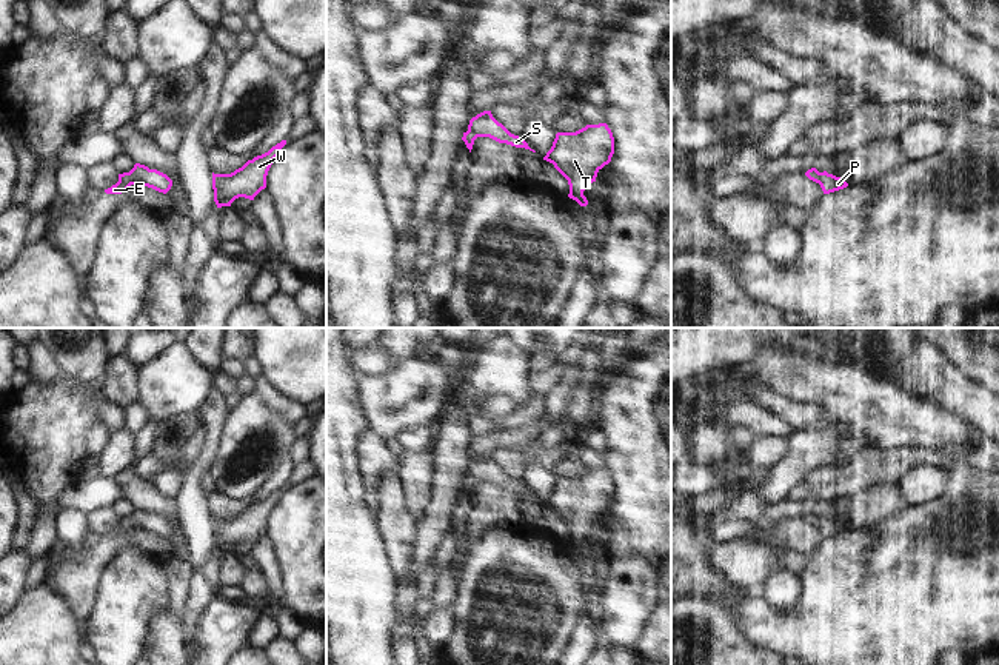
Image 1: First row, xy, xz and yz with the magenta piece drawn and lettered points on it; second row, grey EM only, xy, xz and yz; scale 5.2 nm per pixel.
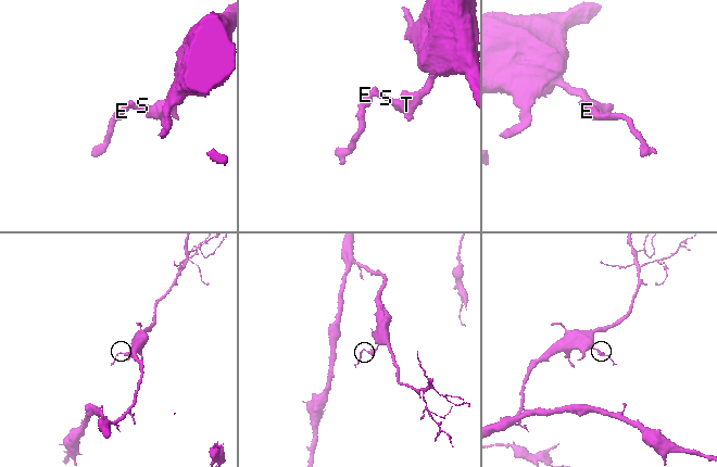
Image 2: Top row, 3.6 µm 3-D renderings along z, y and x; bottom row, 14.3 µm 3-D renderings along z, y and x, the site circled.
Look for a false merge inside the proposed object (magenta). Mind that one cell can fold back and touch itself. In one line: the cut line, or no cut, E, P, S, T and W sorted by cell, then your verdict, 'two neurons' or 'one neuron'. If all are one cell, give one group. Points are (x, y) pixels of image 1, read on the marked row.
no cut; E P S T W; one neuron

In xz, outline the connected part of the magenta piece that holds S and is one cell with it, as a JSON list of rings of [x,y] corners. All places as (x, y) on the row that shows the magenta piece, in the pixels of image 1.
[[[483,111],[469,120],[468,131],[463,132],[462,137],[469,152],[477,137],[489,137],[499,143],[506,143],[536,152],[522,137],[511,134],[502,123],[499,123],[493,117],[491,111]]]

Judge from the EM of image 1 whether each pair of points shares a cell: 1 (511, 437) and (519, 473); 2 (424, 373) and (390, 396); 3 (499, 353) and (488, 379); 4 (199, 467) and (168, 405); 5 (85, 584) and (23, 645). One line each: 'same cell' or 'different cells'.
1: different cells
2: same cell
3: same cell
4: different cells
5: different cells

